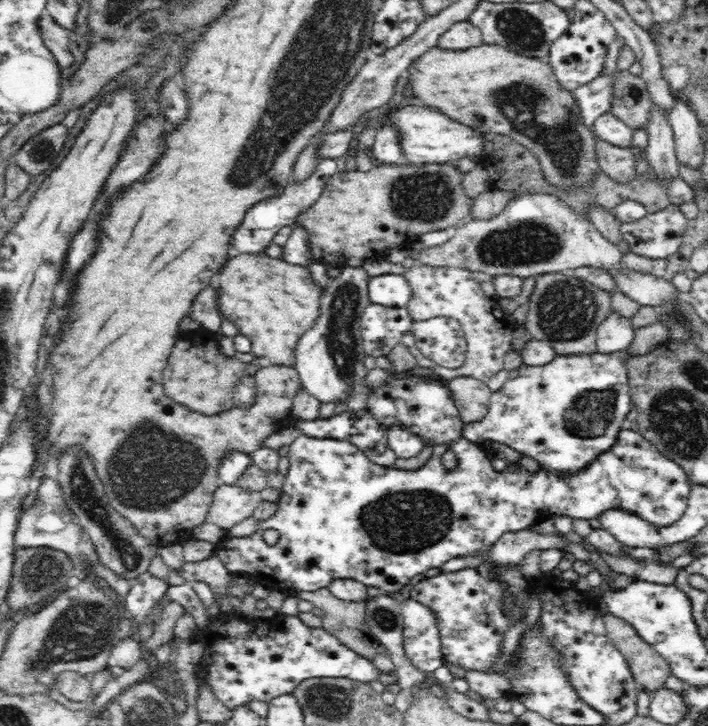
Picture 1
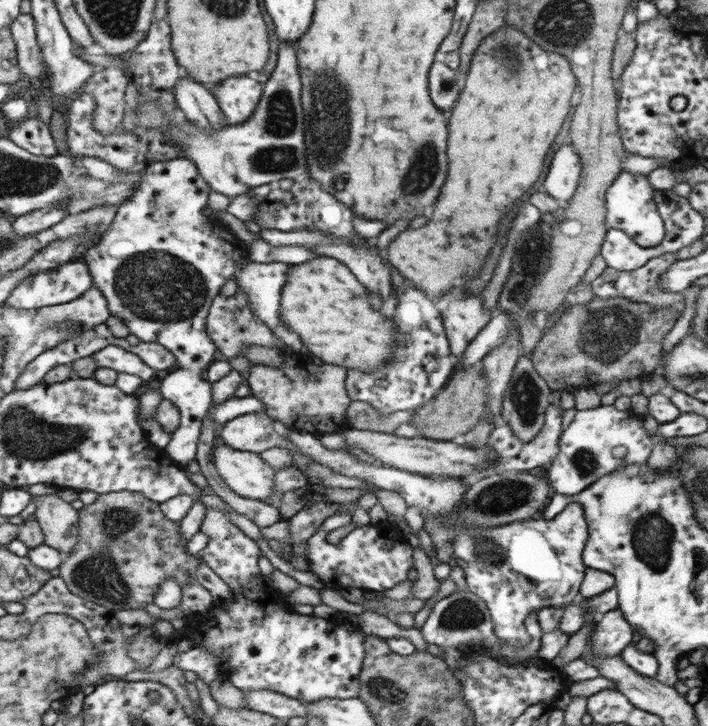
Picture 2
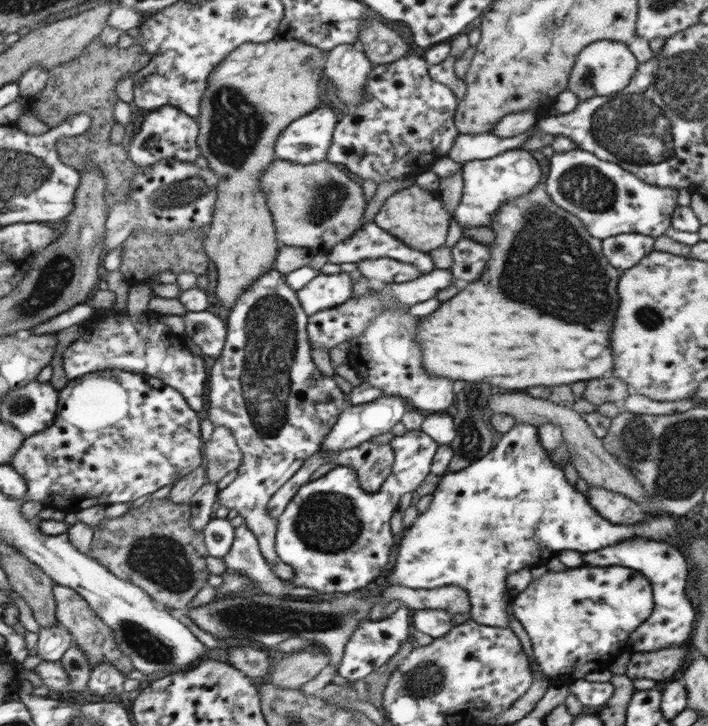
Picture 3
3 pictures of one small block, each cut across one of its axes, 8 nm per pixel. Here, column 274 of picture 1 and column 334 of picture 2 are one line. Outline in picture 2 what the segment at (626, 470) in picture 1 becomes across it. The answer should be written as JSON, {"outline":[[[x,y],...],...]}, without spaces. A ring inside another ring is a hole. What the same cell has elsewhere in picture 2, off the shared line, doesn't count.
{"outline":[[[338,512],[330,516],[314,535],[306,541],[308,545],[307,562],[312,571],[330,590],[340,591],[348,588],[360,588],[362,591],[382,592],[394,588],[408,576],[408,570],[414,566],[414,551],[408,540],[400,536],[398,530],[393,533],[376,528],[372,523],[350,530],[338,544],[330,544],[326,537],[338,528],[350,524],[350,512]]]}

